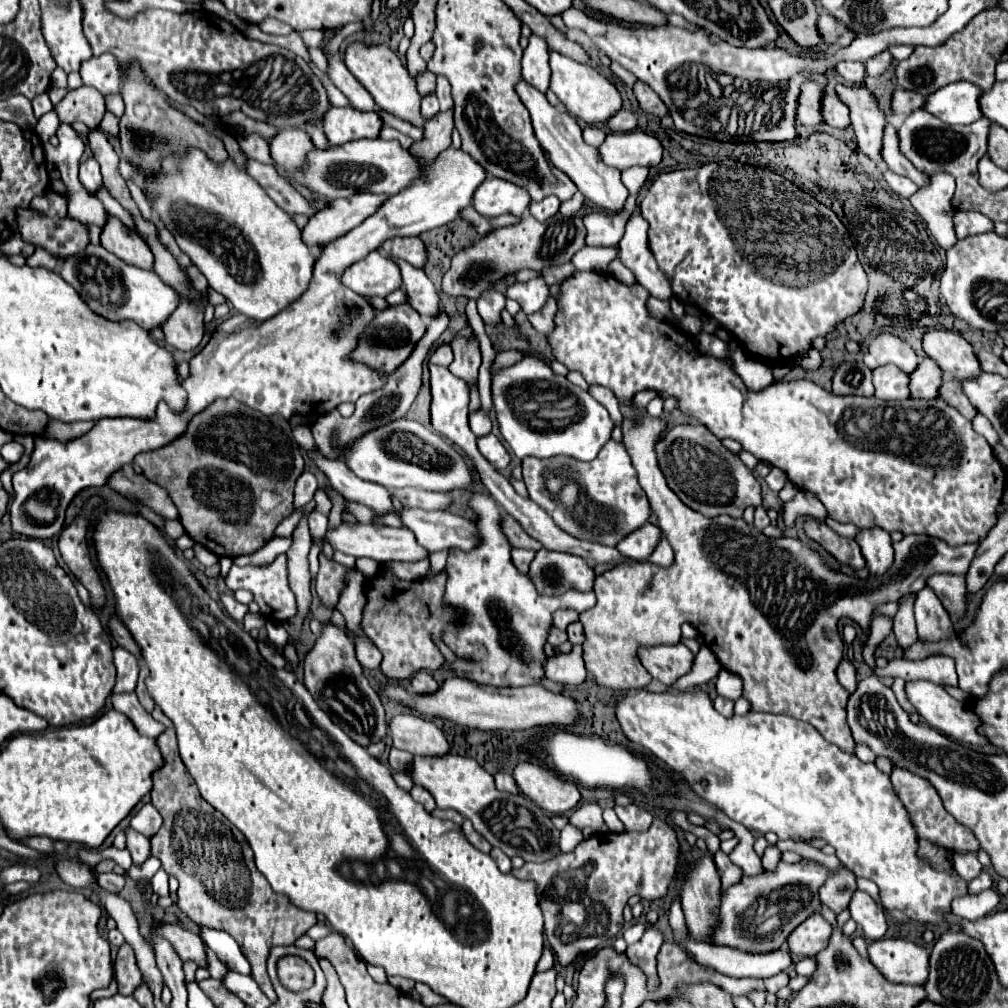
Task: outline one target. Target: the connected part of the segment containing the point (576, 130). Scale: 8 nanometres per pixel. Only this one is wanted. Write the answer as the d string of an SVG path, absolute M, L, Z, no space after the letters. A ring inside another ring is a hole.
M523 78L515 84L515 92L519 94L521 102L525 104L525 108L531 114L531 124L533 124L533 132L539 140L539 144L543 146L543 150L547 152L549 160L561 170L565 172L573 184L577 186L577 190L591 200L595 206L603 208L603 210L611 210L611 212L621 212L623 204L627 200L627 188L623 186L621 178L619 178L619 170L609 168L607 164L601 164L601 156L597 156L597 148L587 146L581 138L581 128L577 124L577 120L573 116L569 116L567 112L559 112L555 106L551 106L545 98L545 94L541 94L537 88L533 88L531 84L527 84Z

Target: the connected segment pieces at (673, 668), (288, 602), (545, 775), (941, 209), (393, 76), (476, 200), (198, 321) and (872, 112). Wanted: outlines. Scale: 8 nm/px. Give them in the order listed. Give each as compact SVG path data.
M683 642L675 646L639 646L637 656L645 670L667 686L685 676L693 666L693 654Z
M285 554L277 556L271 564L265 564L265 566L231 566L229 574L225 576L225 584L229 590L239 590L239 588L245 588L253 594L253 600L259 604L259 610L261 614L265 616L265 620L269 622L285 622L289 620L295 612L297 612L297 606L295 606L295 594L291 592L289 588L289 582L287 582L287 572L285 572Z
M519 762L513 770L519 790L549 814L567 814L579 804L579 790L573 782L533 762Z
M931 174L929 188L917 190L909 200L913 208L925 220L929 232L935 236L941 248L949 248L957 238L953 232L953 206L951 196L955 192L955 180L949 174Z
M351 42L343 54L343 62L349 72L371 92L373 100L377 100L379 108L385 112L393 112L393 116L411 122L413 126L423 126L421 120L421 96L417 92L417 84L413 82L407 68L401 64L397 54L385 44L365 44L365 42Z
M489 176L489 180L485 180L485 184L481 184L481 188L477 188L473 196L473 208L487 218L501 214L513 214L521 218L529 204L531 196L529 192L525 192L525 188L493 176Z
M181 298L181 308L165 322L165 342L181 352L195 350L203 340L203 310L197 312L193 304L185 304Z
M835 84L835 92L849 108L851 128L855 130L859 150L867 154L877 166L883 166L881 148L883 148L885 116L877 108L873 96L869 94L867 88L851 84Z

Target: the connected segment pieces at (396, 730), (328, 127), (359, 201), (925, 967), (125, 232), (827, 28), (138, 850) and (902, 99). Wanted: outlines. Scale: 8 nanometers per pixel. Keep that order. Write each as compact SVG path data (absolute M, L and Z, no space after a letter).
M399 714L391 720L393 746L415 756L445 756L451 752L443 732L417 714Z
M349 106L329 108L329 112L323 114L321 122L329 144L345 144L359 138L377 138L383 126L371 112L357 112Z
M361 192L357 196L335 200L327 208L319 210L313 218L309 218L307 226L303 228L303 242L309 248L319 244L333 242L361 224L367 216L377 212L377 208L387 200L385 194L369 194Z
M883 938L871 942L871 964L893 984L919 984L923 986L929 972L929 952L907 940Z
M109 216L101 230L101 246L127 264L153 270L153 254L149 252L149 246L115 216Z
M819 12L817 16L817 32L825 44L837 44L837 46L849 46L855 38L849 28L841 28L827 12Z
M129 828L129 832L127 832L127 848L129 848L129 852L131 852L133 864L137 864L137 866L141 866L141 864L149 858L149 854L151 854L149 838L137 834L137 832L131 830L131 828Z
M895 90L891 96L891 112L893 114L911 114L913 110L921 108L925 98L917 96L917 92L905 92L905 90Z

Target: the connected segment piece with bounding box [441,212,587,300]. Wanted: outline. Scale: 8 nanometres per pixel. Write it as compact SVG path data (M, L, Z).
M529 212L513 226L497 228L485 236L485 240L463 248L451 262L451 268L445 272L441 280L441 292L447 296L465 296L475 298L481 296L485 288L493 284L493 280L503 278L507 274L515 274L521 268L541 270L549 264L565 264L571 262L573 254L585 248L587 230L583 226L583 216L575 214L565 218L561 214L549 218L549 222L535 220Z

